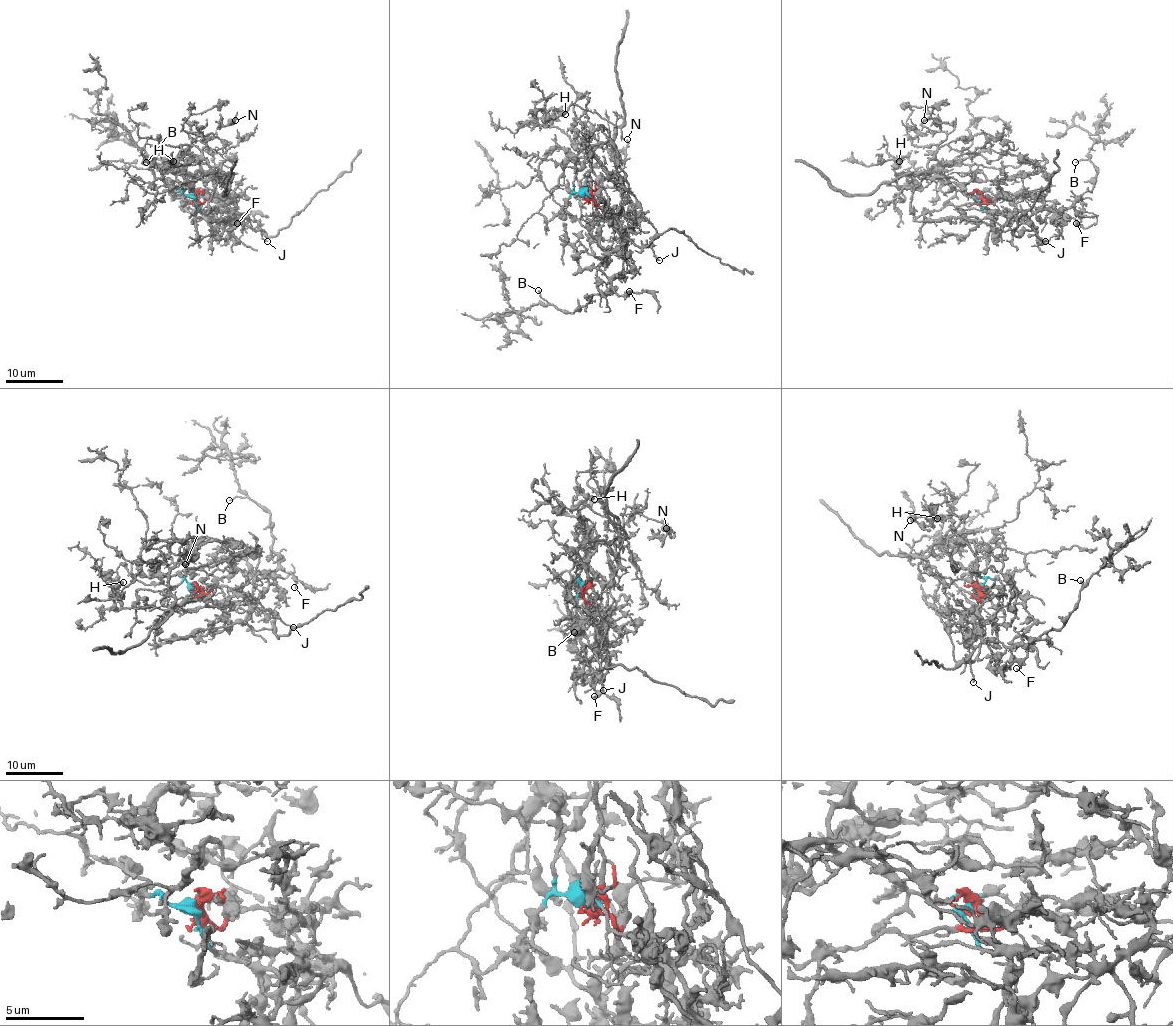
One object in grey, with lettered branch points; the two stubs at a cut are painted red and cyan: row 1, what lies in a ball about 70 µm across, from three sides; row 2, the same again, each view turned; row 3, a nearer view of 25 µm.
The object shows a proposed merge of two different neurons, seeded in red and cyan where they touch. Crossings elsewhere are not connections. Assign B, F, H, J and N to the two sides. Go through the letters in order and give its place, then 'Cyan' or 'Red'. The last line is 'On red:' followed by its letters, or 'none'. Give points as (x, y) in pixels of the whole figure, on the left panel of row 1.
B: Place: (146, 162). Red
F: Place: (237, 223). Red
H: Place: (173, 161). Cyan
J: Place: (267, 241). Red
N: Place: (235, 120). Cyan
On red: B, F, J

